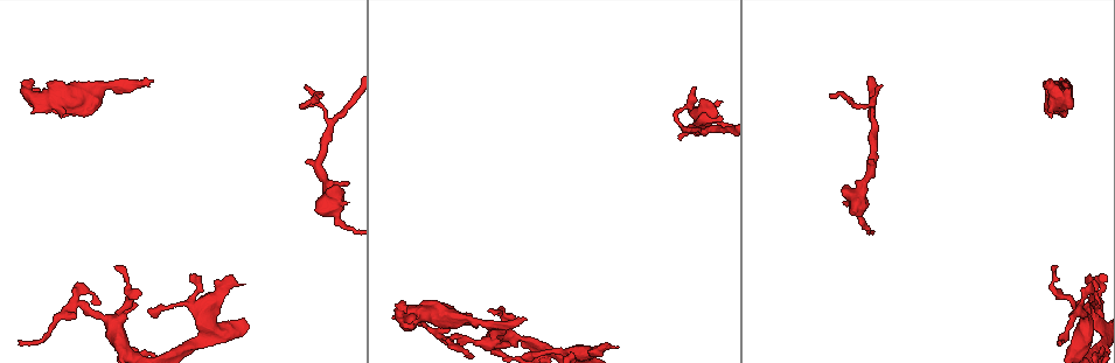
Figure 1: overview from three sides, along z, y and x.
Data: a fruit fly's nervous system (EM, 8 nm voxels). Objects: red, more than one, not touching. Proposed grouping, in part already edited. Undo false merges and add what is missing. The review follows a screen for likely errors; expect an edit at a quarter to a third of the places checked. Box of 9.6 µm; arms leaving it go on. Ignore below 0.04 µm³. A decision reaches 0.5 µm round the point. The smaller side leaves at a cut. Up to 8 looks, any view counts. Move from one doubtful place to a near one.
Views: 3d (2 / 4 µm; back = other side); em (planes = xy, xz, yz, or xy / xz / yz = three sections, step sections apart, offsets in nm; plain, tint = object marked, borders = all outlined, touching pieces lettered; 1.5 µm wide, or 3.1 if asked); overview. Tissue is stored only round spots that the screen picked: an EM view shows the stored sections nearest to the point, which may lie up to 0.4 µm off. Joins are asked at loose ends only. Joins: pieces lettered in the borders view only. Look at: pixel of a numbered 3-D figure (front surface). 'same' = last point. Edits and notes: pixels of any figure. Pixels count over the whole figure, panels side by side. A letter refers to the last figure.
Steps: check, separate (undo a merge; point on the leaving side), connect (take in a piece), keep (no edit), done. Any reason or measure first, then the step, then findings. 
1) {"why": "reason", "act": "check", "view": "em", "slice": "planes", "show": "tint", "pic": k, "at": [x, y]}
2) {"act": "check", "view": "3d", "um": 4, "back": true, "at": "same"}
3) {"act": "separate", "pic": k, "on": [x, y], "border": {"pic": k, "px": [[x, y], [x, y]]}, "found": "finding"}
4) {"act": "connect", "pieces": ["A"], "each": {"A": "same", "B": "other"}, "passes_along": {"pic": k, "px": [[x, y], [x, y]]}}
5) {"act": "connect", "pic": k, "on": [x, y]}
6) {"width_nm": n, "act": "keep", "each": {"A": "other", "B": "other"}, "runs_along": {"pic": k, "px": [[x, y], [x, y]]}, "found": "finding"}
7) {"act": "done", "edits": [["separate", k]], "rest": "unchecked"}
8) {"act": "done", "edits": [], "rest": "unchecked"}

{"why": "branch stops here", "act": "check", "view": "3d", "um": 2, "pic": 1, "at": [619, 347]}

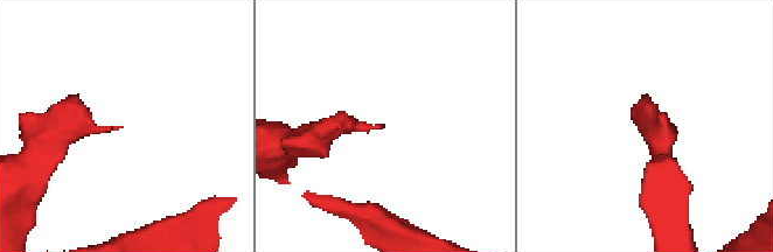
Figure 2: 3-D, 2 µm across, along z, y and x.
{"why": "shape alone is not enough", "act": "check", "view": "em", "slice": "planes", "show": "borders", "pic": 2, "at": [384, 125]}

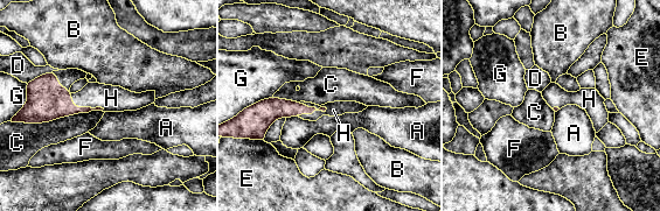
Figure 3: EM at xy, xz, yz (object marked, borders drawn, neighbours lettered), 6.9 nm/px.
{"act": "connect", "pieces": ["H"], "each": {"A": "other", "B": "other", "C": "other", "D": "other", "E": "other", "F": "other", "G": "other", "H": "same"}, "passes_along": {"pic": 3, "px": [[276, 107], [311, 113], [334, 108]]}, "found": "the neuron continues"}

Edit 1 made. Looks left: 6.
{"why": "branch stops here", "act": "check", "view": "3d", "um": 4, "pic": 1, "at": [1060, 79]}

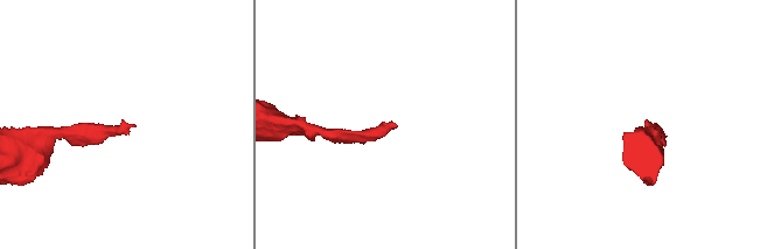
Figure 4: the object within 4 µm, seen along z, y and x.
{"act": "check", "view": "em", "slice": "planes", "show": "borders", "pic": 4, "at": [136, 125]}

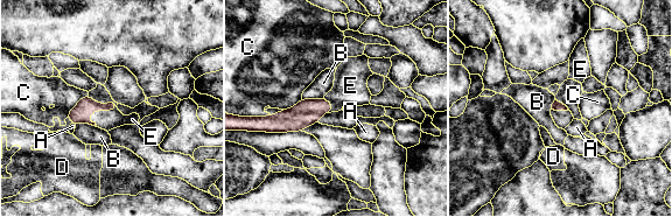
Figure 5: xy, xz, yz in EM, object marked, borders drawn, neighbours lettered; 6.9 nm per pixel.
{"act": "connect", "pieces": ["E"], "each": {"A": "other", "B": "other", "C": "other", "D": "other", "E": "same"}, "found": "it goes on there"}

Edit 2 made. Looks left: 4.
{"act": "check", "view": "overview"}

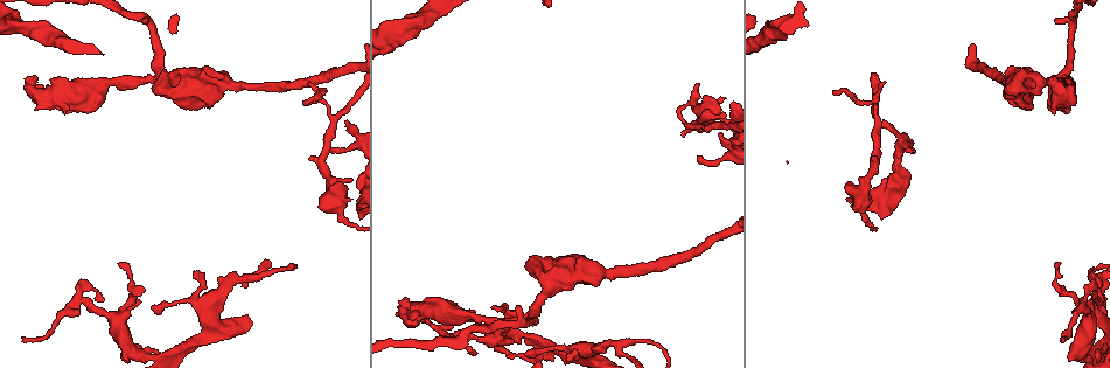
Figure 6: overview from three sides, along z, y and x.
{"why": "thick end", "act": "check", "view": "em", "slice": "planes", "show": "borders", "pic": 6, "at": [1072, 87]}

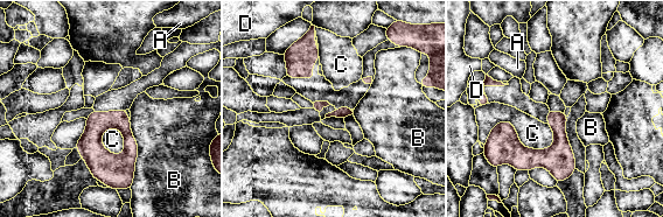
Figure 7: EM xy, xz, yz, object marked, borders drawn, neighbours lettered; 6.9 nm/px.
{"act": "keep", "each": {"A": "other", "B": "other", "C": "other", "D": "other"}, "border": {"pic": 7, "px": [[555, 134], [484, 145]]}, "found": "no lettered piece goes on from it"}

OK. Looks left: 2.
{"act": "done", "edits": [["connect", 3], ["connect", 5]], "rest": "unchecked"}

